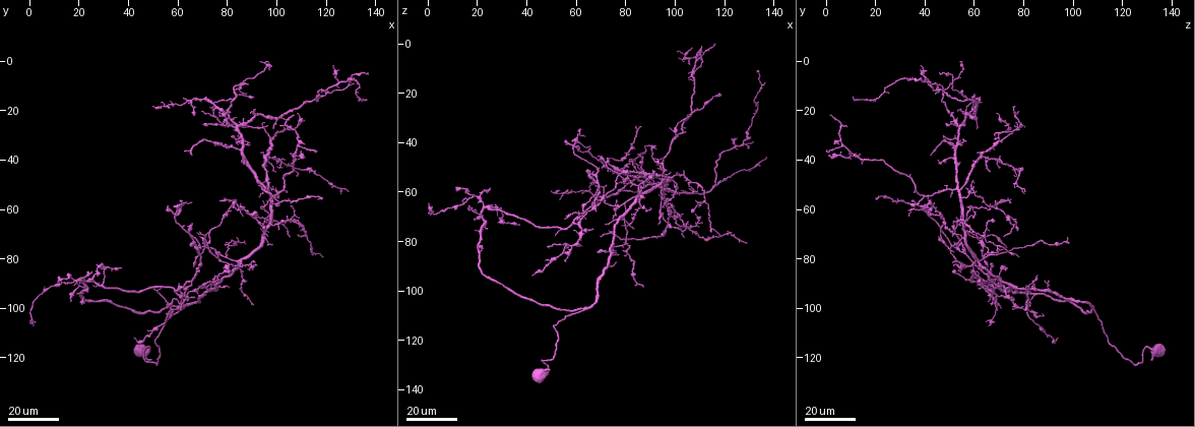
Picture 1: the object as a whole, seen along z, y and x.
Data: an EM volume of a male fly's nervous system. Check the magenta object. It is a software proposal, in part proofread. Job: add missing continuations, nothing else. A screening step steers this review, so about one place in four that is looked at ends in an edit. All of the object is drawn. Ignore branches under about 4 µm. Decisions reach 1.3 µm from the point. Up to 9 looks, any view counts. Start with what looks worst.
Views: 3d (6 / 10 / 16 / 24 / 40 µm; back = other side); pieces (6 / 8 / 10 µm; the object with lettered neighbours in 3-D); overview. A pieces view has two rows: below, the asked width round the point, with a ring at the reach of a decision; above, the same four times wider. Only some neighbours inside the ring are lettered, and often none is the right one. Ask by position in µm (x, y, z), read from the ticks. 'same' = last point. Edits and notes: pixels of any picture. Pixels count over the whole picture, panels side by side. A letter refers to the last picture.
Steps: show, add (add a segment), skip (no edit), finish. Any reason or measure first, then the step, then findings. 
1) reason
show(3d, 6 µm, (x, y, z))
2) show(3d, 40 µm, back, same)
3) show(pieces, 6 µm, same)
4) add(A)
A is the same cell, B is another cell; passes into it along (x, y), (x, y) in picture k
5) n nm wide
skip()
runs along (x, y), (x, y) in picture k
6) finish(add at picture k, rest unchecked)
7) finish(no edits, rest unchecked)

an open end
show(3d, 16 µm, (107, 23, 1))

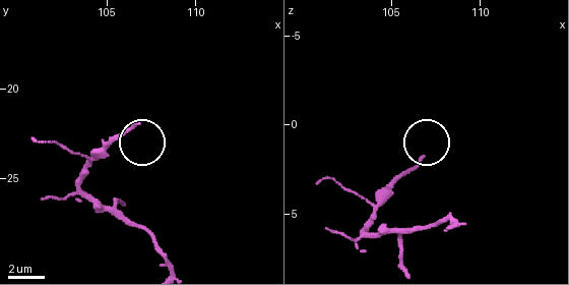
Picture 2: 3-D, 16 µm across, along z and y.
show(pieces, 8 µm, (106.7, 22.0, 1.8))

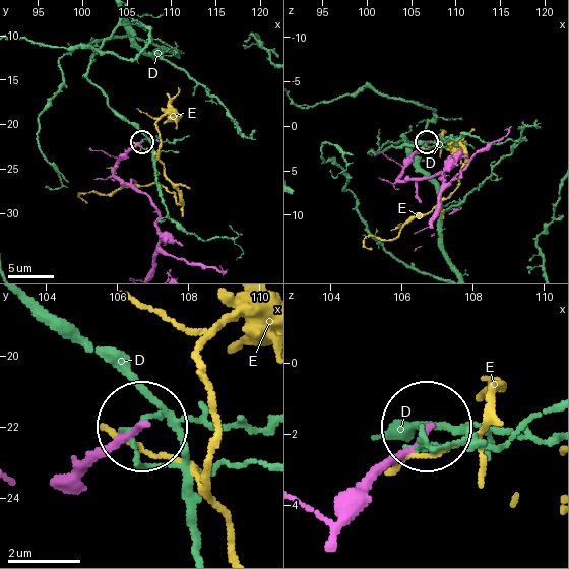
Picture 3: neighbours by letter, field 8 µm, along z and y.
skip()
D and E are other cells; runs along (346, 508), (425, 429) in picture 3; none of them fits

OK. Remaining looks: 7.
an open end
show(3d, 24 µm, (63, 57, 44))

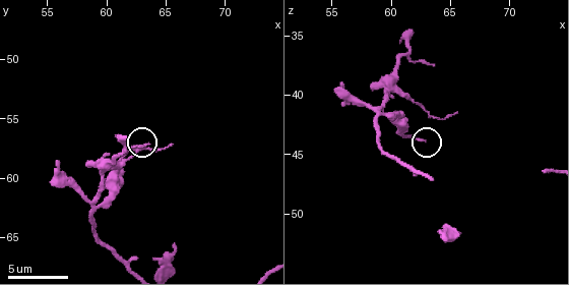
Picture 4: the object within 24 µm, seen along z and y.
show(pieces, 10 µm, same)

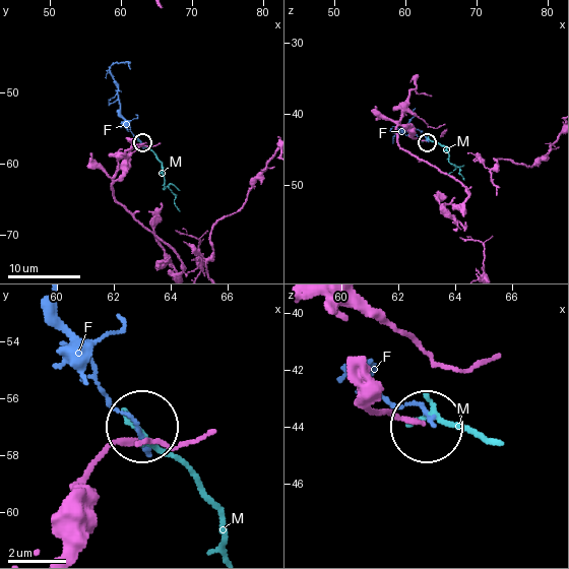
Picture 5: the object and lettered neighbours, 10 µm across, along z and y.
skip()
F and M are other cells; runs along (358, 391), (370, 407), (423, 425) in picture 5; none of them fits

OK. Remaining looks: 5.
free end
show(3d, 24 µm, (65, 38, 43))

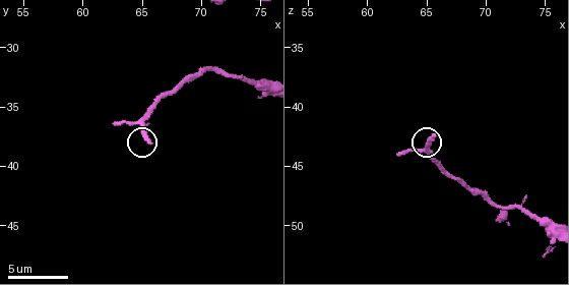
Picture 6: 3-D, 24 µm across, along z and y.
what lies round it
show(pieces, 10 µm, (65.4, 37.8, 42.2))

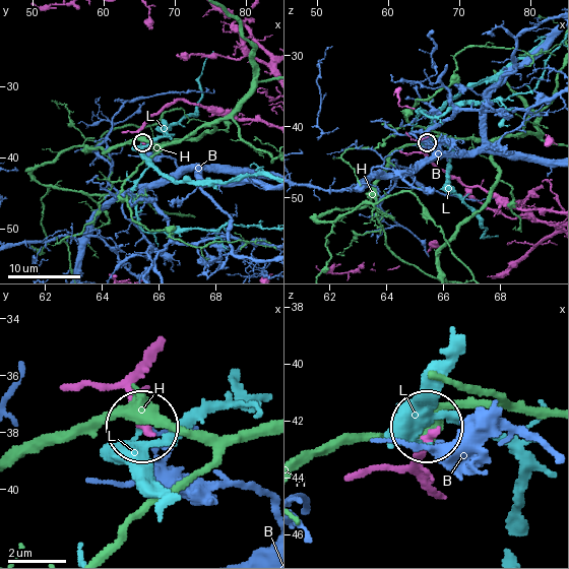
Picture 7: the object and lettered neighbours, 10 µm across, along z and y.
skip()
B, H and L are other cells; none of them fits

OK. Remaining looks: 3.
thin end
show(3d, 16 µm, (111, 38, 1))

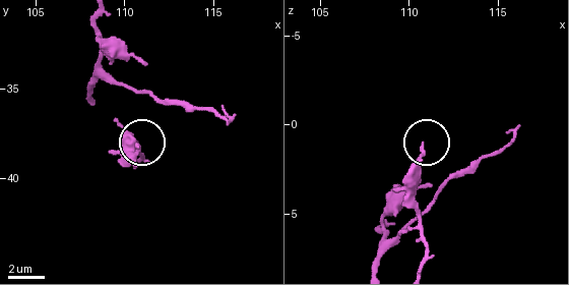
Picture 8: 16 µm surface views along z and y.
show(pieces, 8 µm, (110.8, 38.1, 1.2))

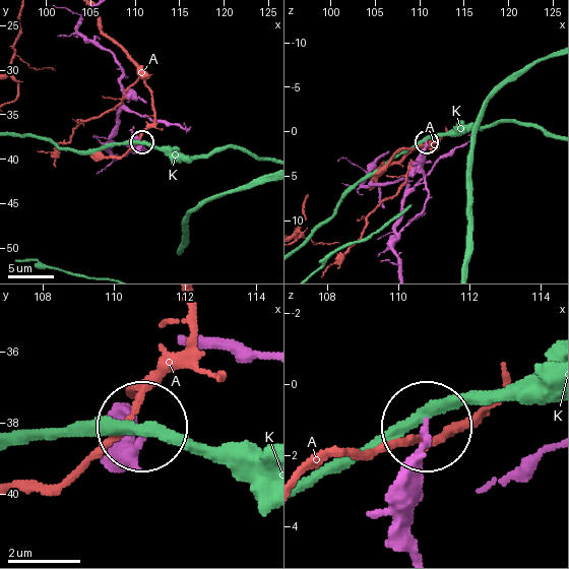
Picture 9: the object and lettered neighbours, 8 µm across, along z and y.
190 nm wide
skip()
A and K are other cells; runs along (419, 548), (409, 493), (428, 432) in picture 9; no lettered segment goes on from it

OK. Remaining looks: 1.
finish(no edits, rest unchecked)

